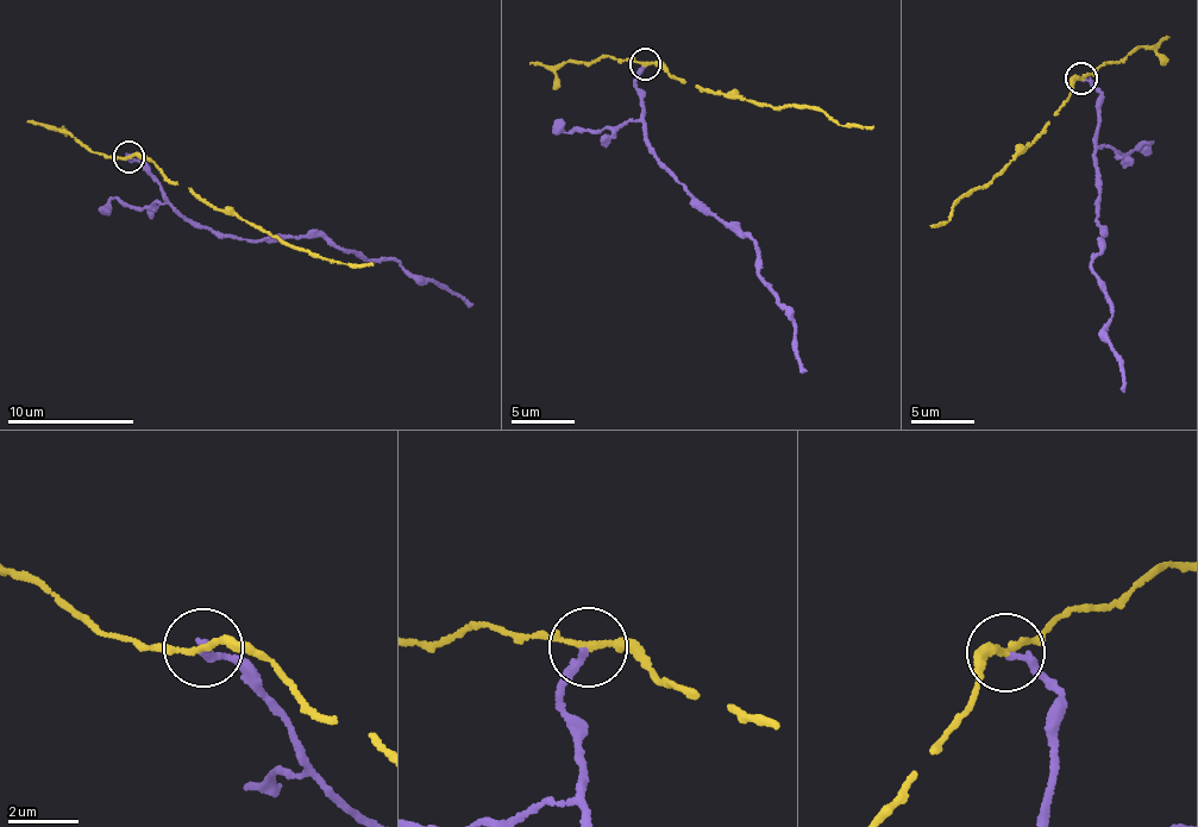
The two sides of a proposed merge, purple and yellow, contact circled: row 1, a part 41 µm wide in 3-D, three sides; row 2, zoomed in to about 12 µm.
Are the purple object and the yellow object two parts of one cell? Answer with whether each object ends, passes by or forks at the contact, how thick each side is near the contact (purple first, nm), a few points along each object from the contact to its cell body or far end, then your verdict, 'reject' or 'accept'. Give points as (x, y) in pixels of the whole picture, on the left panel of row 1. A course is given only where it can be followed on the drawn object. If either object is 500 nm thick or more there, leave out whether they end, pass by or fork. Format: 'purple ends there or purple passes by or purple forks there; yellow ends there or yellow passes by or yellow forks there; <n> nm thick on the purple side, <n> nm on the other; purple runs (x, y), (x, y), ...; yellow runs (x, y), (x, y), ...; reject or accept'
purple ends there; yellow passes by; 200 nm thick on the purple side, 160 nm on the other; purple runs (129, 158), (139, 164), (171, 210), (194, 221), (243, 239), (300, 235), (370, 259), (391, 261), (472, 306); yellow runs (129, 158), (156, 163), (170, 182), (193, 190), (206, 204), (239, 214), (288, 246), (343, 263), (372, 265); reject

